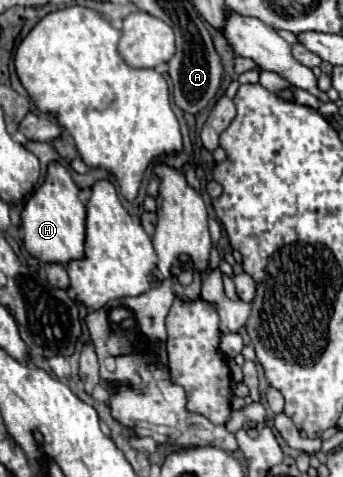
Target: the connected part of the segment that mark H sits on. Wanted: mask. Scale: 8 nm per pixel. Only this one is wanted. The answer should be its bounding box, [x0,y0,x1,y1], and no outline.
[22,161,86,263]

